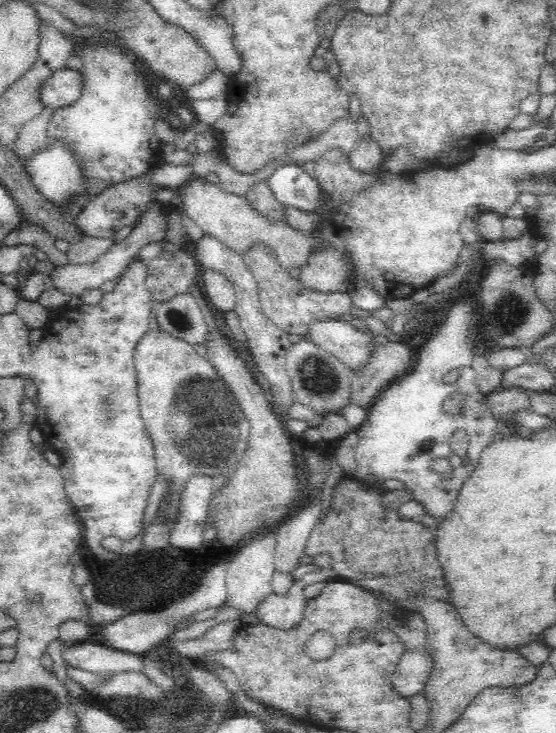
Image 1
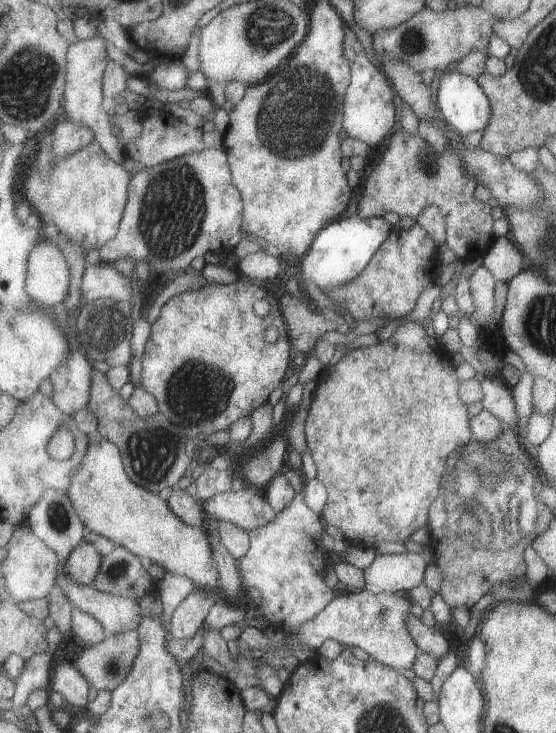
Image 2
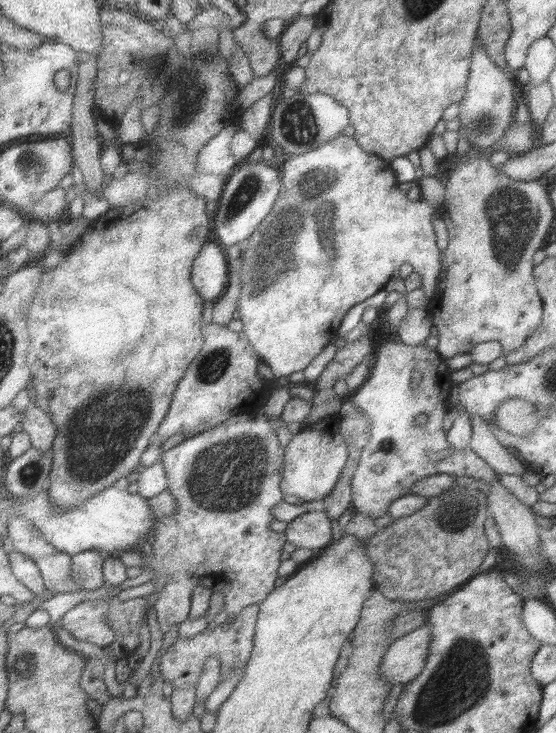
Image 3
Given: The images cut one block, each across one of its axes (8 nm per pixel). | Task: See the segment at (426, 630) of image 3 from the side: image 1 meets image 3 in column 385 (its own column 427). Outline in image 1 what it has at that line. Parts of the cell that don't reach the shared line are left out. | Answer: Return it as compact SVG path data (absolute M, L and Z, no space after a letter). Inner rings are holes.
M406 652L392 676L392 692L410 700L414 694L422 694L432 670L432 658L426 652Z

